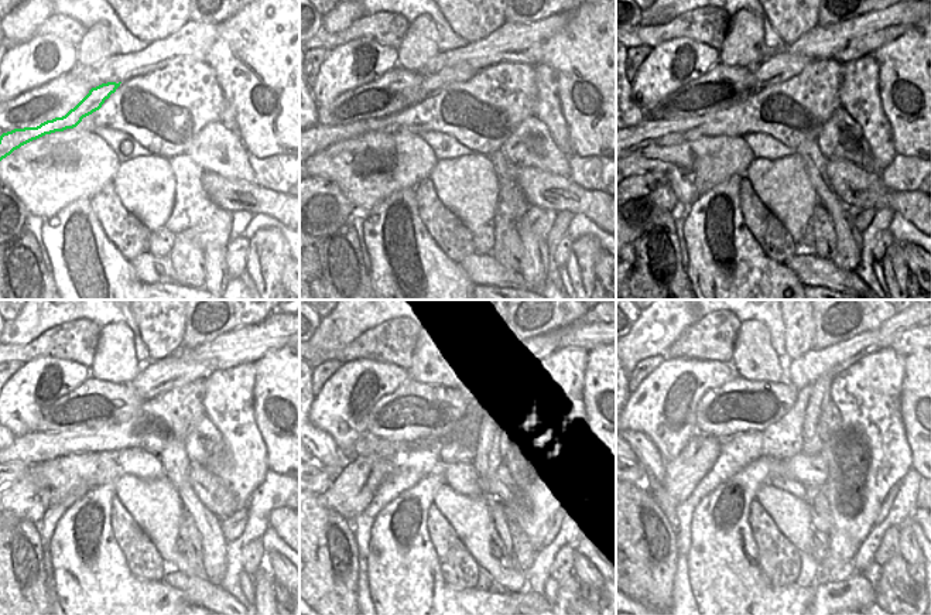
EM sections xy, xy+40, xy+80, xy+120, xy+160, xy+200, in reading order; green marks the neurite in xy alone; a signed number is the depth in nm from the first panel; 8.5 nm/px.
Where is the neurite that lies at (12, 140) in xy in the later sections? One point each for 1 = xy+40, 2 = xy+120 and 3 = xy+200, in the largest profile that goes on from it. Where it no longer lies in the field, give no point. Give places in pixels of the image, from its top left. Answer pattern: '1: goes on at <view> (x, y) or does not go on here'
1: goes on at xy+40 (464, 71)
2: goes on at xy+120 (156, 378)
3: goes on at xy+200 (815, 362)

